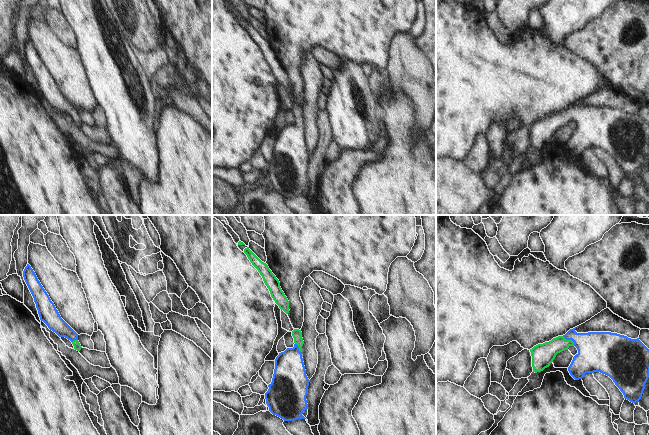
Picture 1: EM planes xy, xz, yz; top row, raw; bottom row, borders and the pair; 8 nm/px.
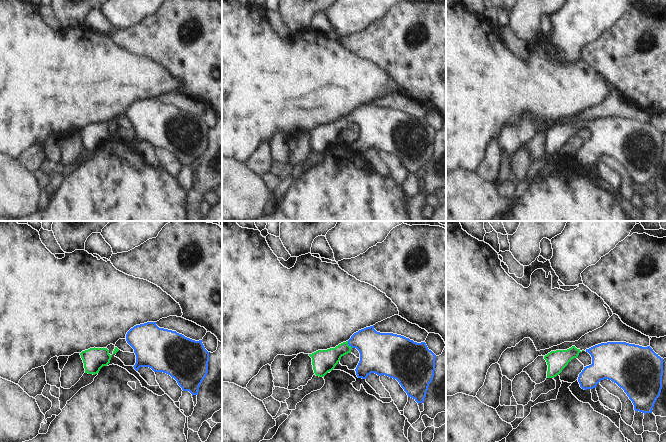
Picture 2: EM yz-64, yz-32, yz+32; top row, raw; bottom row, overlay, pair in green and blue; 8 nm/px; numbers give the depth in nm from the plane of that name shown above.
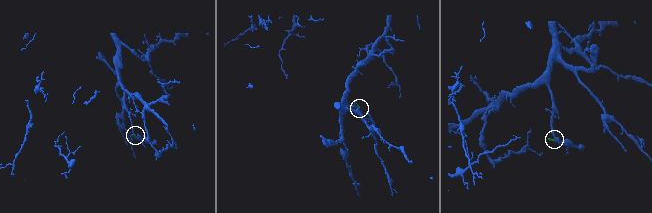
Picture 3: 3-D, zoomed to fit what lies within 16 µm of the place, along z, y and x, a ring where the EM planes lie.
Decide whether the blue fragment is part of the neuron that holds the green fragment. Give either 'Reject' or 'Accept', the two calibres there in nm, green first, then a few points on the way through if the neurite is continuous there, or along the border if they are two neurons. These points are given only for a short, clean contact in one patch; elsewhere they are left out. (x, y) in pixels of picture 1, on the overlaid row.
Accept. Thickness 180 nm (green) against 320 nm. Path across: yz (543, 355), (556, 345), (569, 340), (583, 341), (597, 351).

